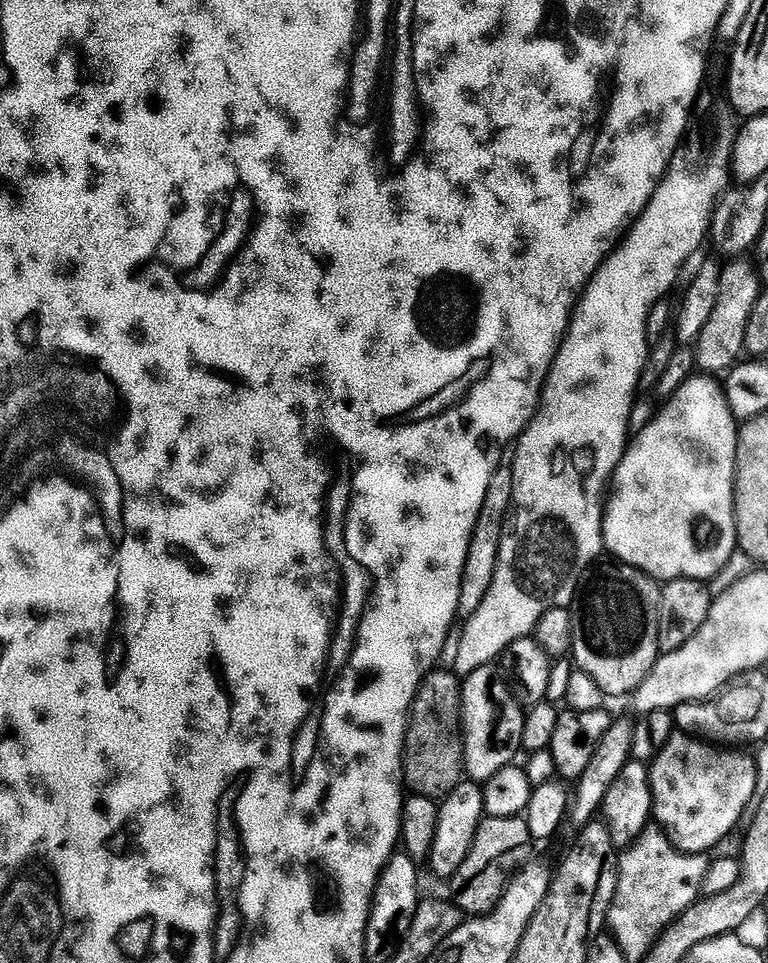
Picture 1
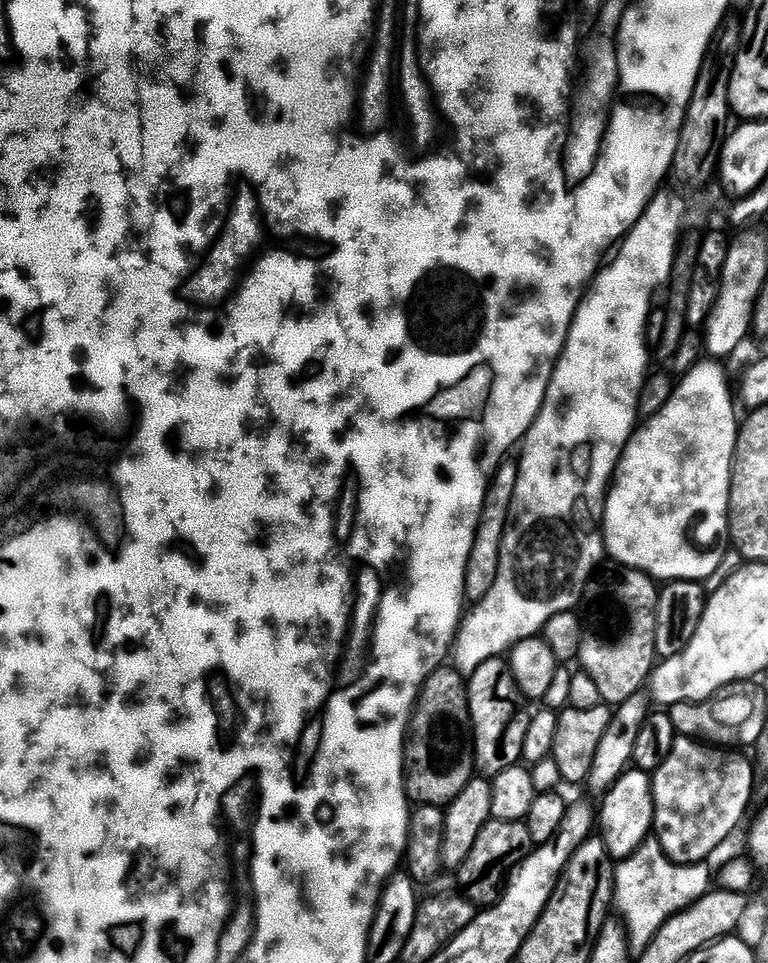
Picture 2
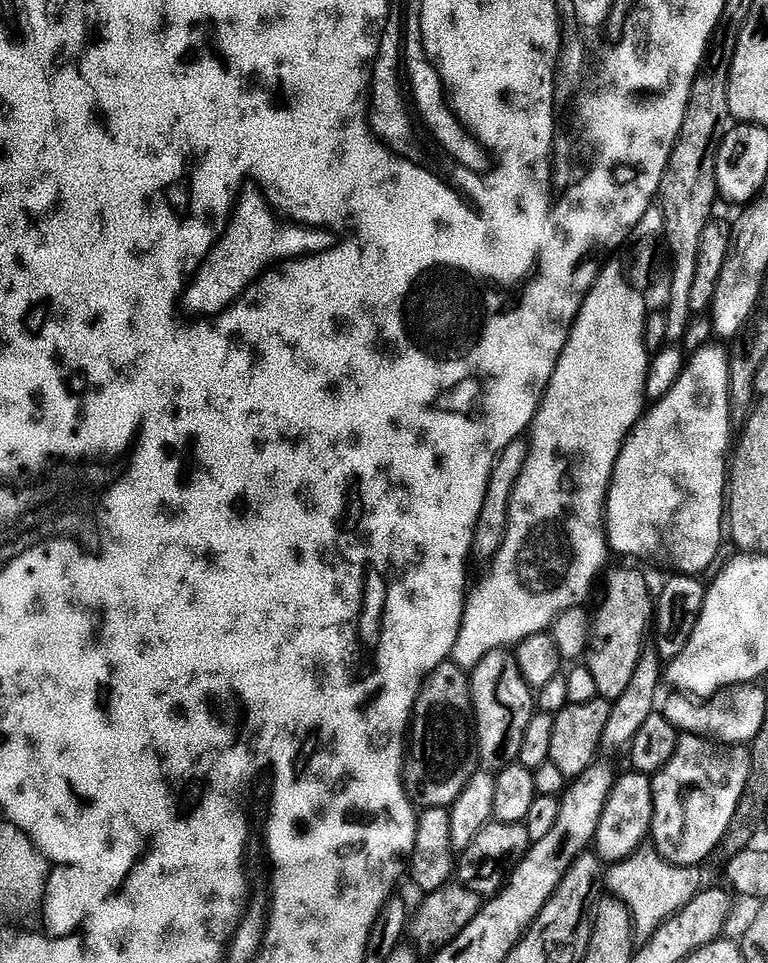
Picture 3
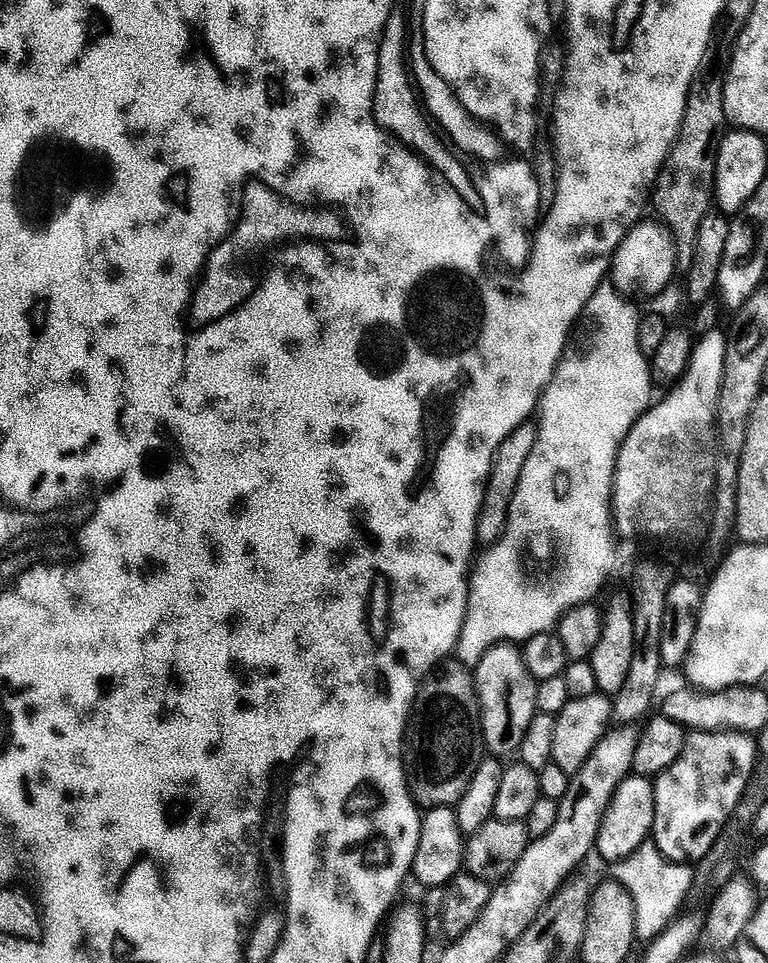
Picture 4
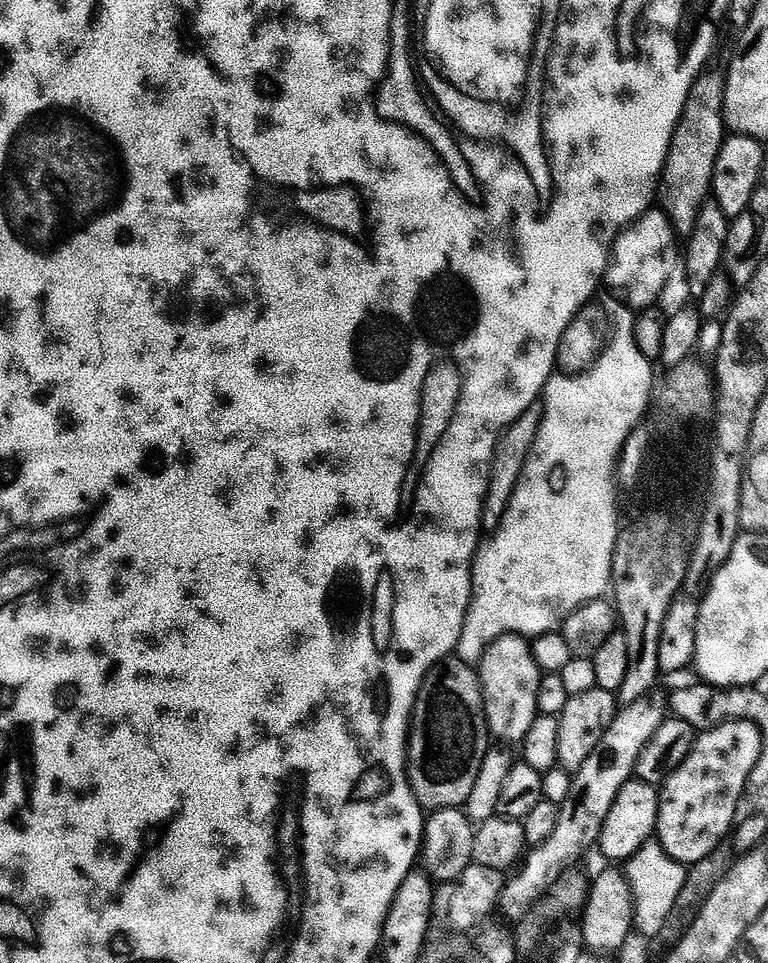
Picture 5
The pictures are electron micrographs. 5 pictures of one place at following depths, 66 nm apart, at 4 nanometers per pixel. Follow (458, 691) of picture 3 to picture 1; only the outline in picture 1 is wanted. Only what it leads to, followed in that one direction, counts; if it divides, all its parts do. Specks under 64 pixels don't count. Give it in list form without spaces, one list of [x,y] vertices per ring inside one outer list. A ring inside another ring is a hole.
[[[433,670],[416,689],[404,738],[402,780],[409,793],[434,801],[449,796],[465,779],[462,680],[455,671]]]

